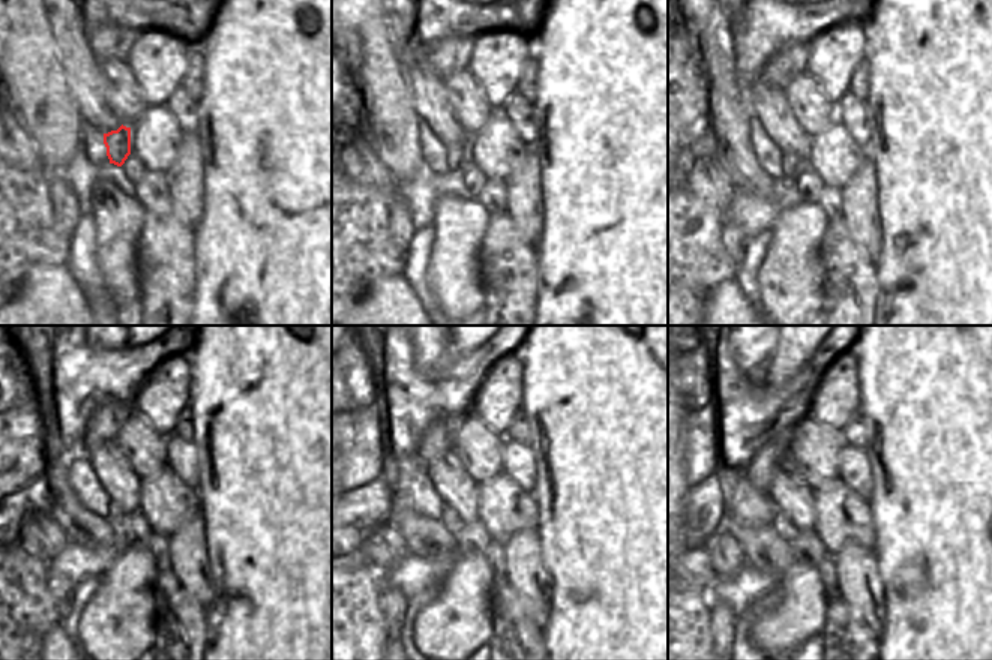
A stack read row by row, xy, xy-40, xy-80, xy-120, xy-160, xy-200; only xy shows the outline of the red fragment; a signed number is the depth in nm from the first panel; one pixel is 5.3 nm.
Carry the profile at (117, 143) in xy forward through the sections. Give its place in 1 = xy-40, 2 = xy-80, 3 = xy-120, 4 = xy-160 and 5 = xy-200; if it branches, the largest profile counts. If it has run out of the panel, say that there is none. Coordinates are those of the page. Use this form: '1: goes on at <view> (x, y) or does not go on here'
1: goes on at xy-40 (455, 155)
2: goes on at xy-80 (791, 167)
3: goes on at xy-120 (114, 516)
4: goes on at xy-160 (449, 518)
5: goes on at xy-200 (782, 524)

